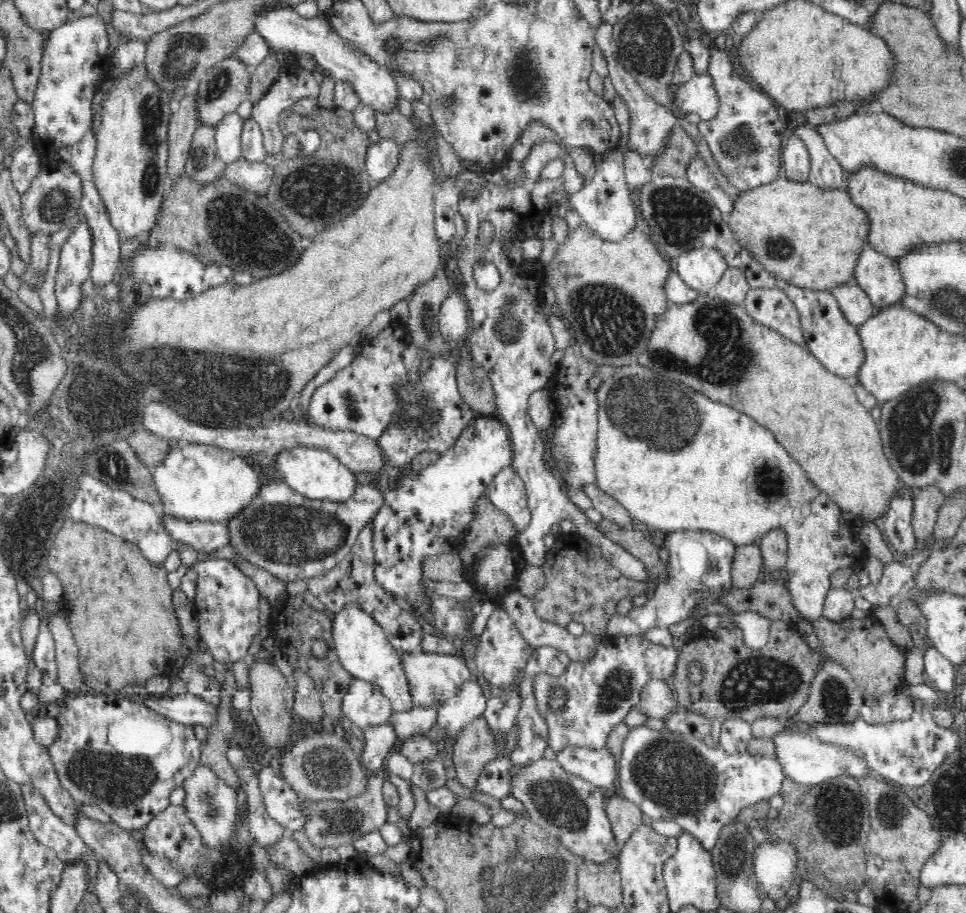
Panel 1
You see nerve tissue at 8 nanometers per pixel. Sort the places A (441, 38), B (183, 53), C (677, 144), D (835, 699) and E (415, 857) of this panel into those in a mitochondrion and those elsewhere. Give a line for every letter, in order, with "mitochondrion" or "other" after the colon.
A: mitochondrion
B: mitochondrion
C: other
D: mitochondrion
E: other

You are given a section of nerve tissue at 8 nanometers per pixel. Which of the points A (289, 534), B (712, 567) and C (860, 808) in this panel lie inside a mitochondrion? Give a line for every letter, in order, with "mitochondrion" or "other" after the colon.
A: mitochondrion
B: mitochondrion
C: mitochondrion

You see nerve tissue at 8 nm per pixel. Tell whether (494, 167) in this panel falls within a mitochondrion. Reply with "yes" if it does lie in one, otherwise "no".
no

